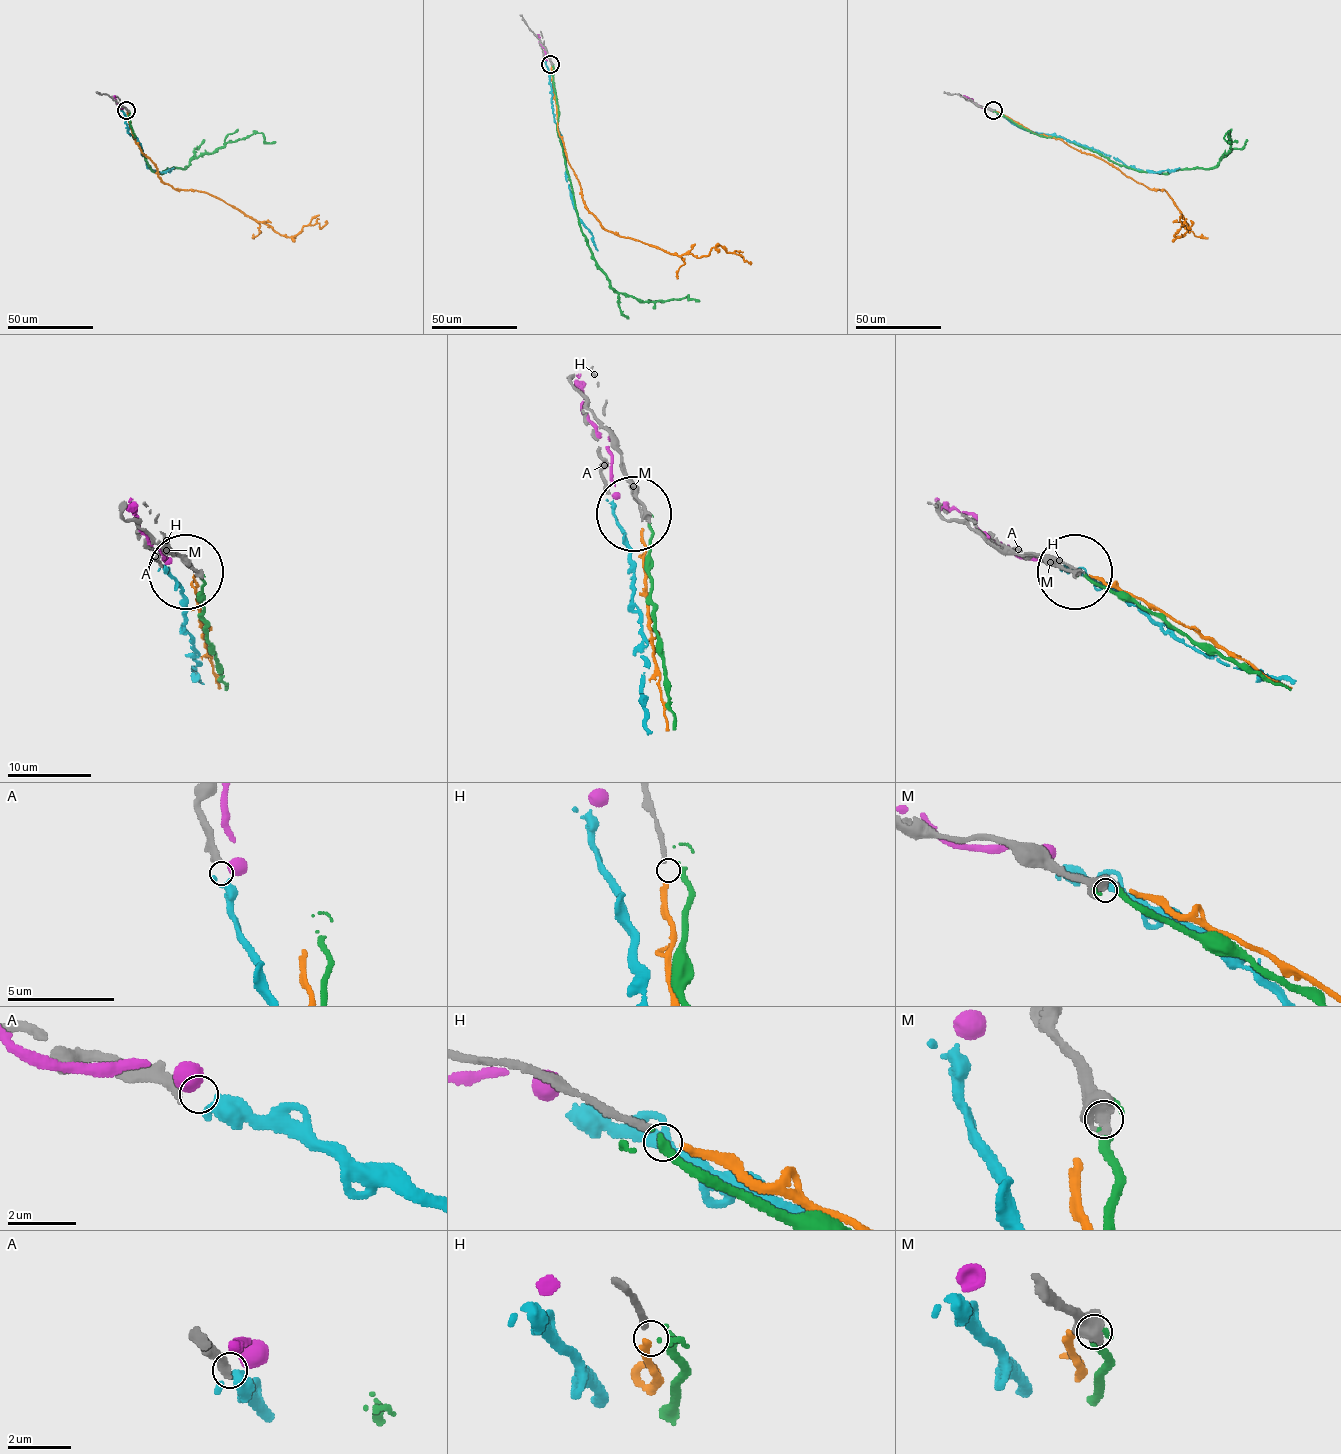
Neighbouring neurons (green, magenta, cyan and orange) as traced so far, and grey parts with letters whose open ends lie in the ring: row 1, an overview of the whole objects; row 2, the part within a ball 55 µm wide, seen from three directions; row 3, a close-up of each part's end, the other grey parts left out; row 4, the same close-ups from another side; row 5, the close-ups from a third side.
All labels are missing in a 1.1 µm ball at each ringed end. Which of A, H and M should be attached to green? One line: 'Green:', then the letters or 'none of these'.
Green: M

